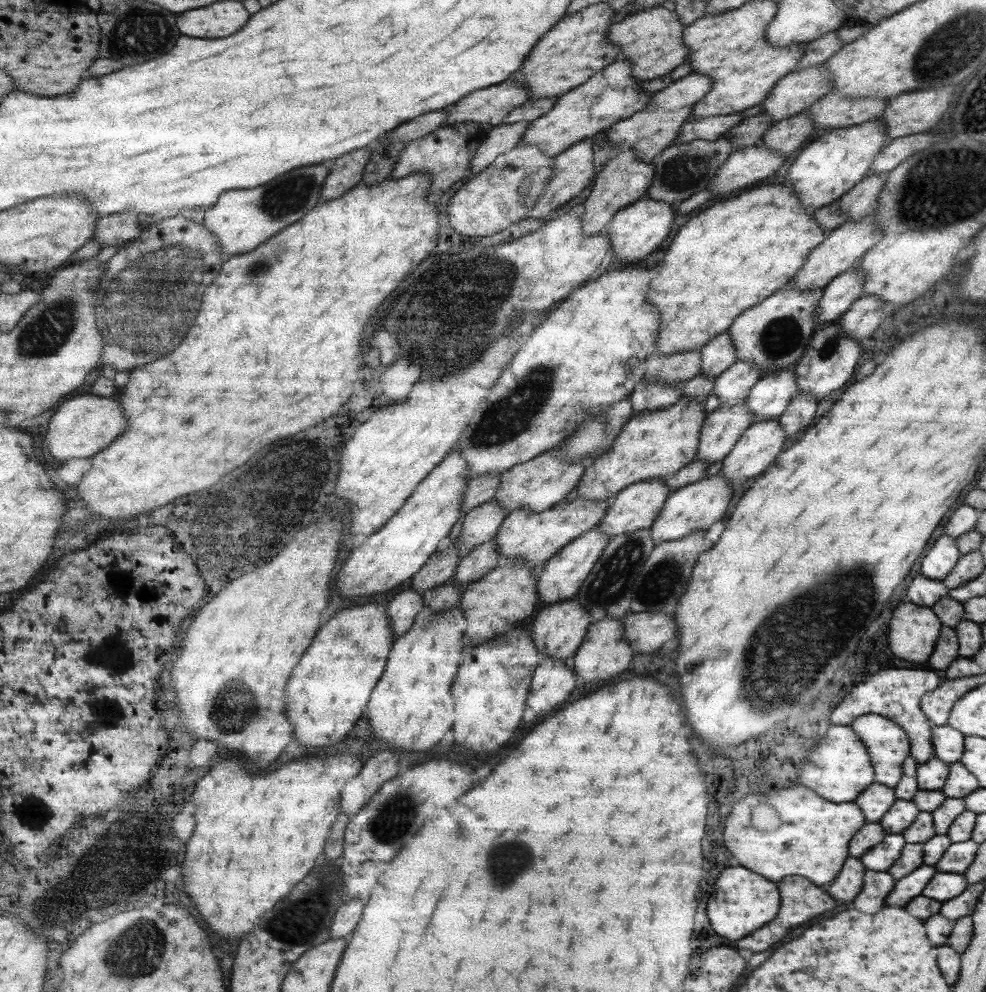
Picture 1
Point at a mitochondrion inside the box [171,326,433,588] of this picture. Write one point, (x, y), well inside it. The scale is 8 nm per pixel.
(208, 512)

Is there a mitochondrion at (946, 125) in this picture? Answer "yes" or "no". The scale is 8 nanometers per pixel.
no

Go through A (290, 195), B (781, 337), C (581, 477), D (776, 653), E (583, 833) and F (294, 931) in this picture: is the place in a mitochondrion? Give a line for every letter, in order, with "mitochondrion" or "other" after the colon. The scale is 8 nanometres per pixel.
A: mitochondrion
B: mitochondrion
C: other
D: mitochondrion
E: other
F: mitochondrion

